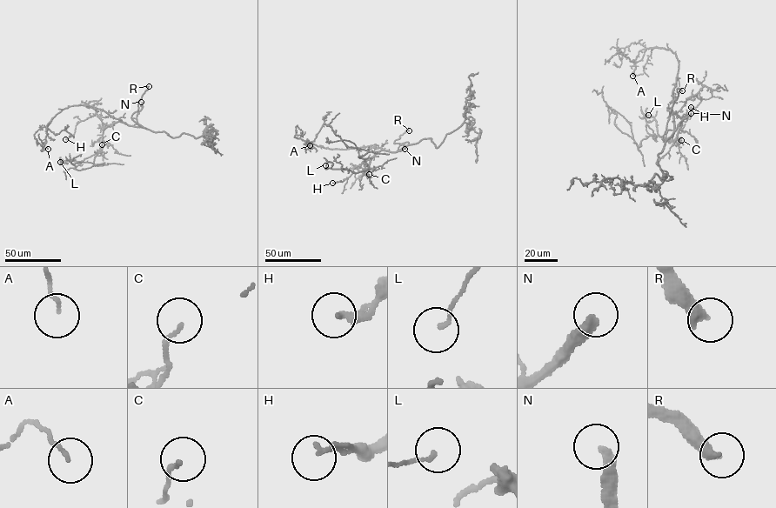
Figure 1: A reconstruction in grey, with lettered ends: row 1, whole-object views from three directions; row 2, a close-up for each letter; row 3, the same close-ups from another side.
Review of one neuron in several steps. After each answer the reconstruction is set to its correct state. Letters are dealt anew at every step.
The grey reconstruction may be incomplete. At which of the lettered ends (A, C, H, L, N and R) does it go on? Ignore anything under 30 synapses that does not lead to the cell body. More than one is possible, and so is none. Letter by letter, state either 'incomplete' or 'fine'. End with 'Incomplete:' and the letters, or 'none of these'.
A: fine
C: fine
H: fine
L: fine
N: incomplete
R: incomplete
Incomplete: N, R

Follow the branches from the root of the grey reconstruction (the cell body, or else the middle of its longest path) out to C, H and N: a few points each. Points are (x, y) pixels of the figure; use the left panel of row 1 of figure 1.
C: (127, 124), (117, 122), (103, 130), (100, 147), (102, 144)
H: (127, 124), (119, 121), (107, 125), (95, 114), (78, 123), (72, 136), (65, 139)
N: (127, 124), (138, 126), (137, 116), (142, 107), (141, 102)

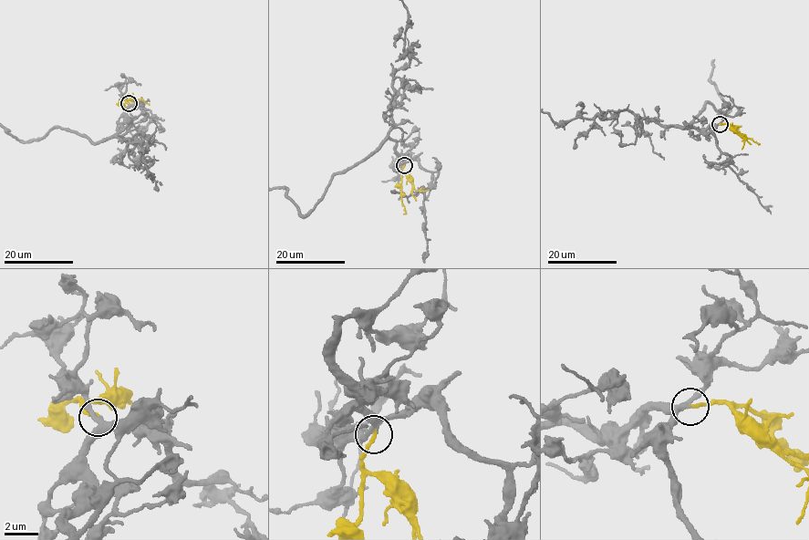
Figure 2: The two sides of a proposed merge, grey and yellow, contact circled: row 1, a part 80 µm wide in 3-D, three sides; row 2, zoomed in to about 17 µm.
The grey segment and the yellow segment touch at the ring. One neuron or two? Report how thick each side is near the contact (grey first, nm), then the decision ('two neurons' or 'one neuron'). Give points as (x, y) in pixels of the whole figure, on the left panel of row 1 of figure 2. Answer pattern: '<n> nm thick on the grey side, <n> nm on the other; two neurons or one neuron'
280 nm thick on the grey side, 240 nm on the other; one neuron

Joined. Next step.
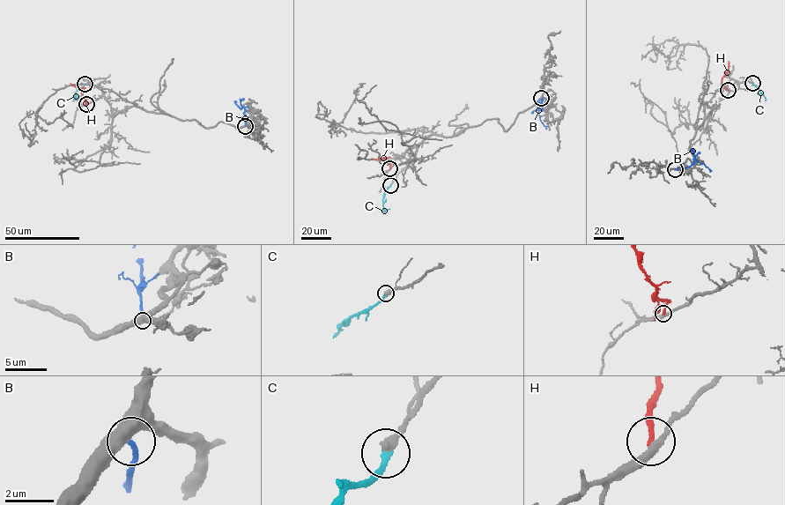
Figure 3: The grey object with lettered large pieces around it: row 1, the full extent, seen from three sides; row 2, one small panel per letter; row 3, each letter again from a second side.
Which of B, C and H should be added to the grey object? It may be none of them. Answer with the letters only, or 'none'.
C

